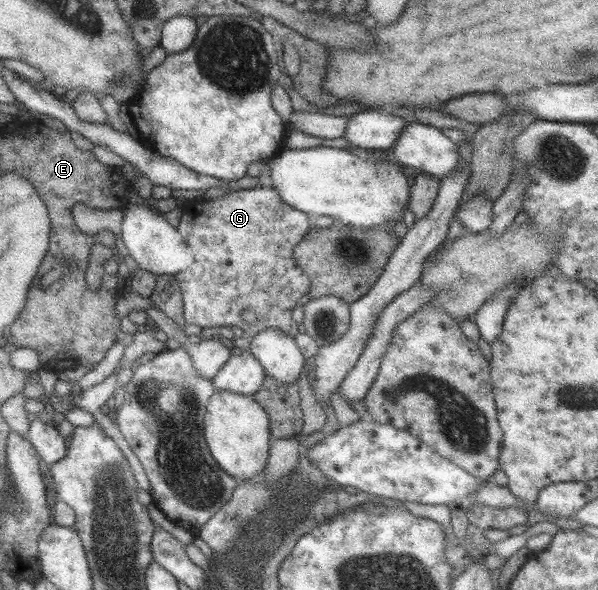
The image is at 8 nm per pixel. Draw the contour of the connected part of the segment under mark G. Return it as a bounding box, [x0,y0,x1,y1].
[174,186,310,337]

